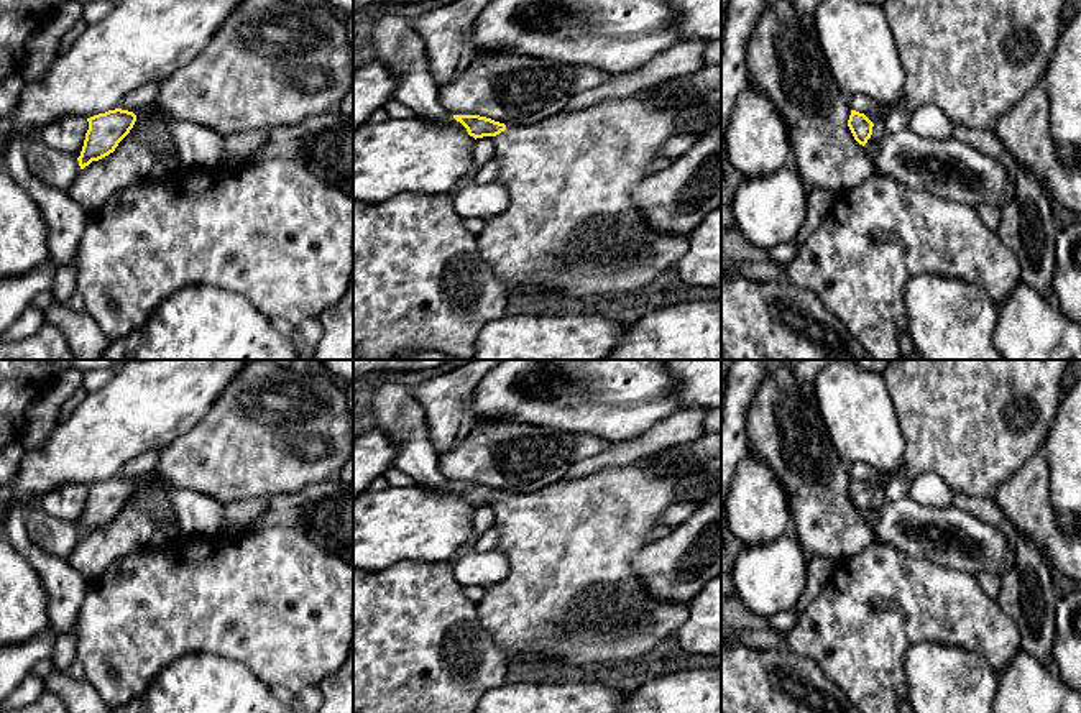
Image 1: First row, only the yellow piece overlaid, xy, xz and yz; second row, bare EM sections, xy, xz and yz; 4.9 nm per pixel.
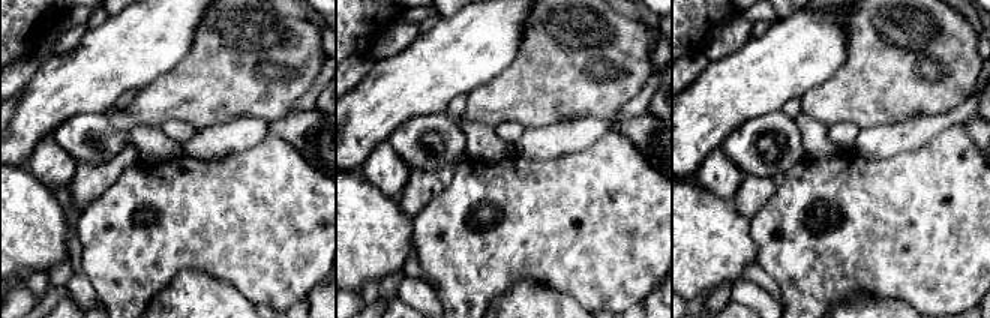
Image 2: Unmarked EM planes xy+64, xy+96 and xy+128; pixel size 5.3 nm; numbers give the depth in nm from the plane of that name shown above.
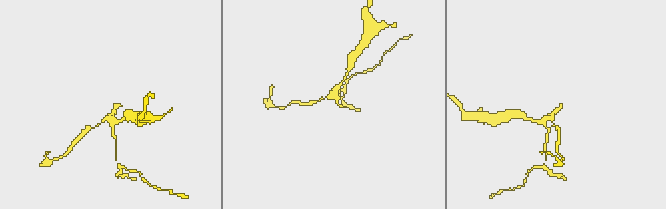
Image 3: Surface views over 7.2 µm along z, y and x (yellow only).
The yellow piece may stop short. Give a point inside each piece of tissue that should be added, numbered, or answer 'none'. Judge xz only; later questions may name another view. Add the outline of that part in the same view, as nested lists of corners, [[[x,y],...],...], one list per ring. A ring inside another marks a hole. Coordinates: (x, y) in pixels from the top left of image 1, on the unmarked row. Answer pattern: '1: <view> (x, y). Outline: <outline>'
1: xz (570, 597). Outline: [[[721,430],[703,432],[697,440],[669,447],[649,460],[608,467],[568,481],[559,480],[536,493],[506,494],[496,503],[494,524],[501,532],[498,549],[508,560],[508,577],[486,586],[476,603],[478,619],[493,641],[511,659],[586,665],[639,659],[674,637],[690,616],[688,603],[651,596],[632,572],[631,562],[646,547],[649,532],[660,526],[664,513],[677,503],[680,473],[685,478],[721,478]]]

